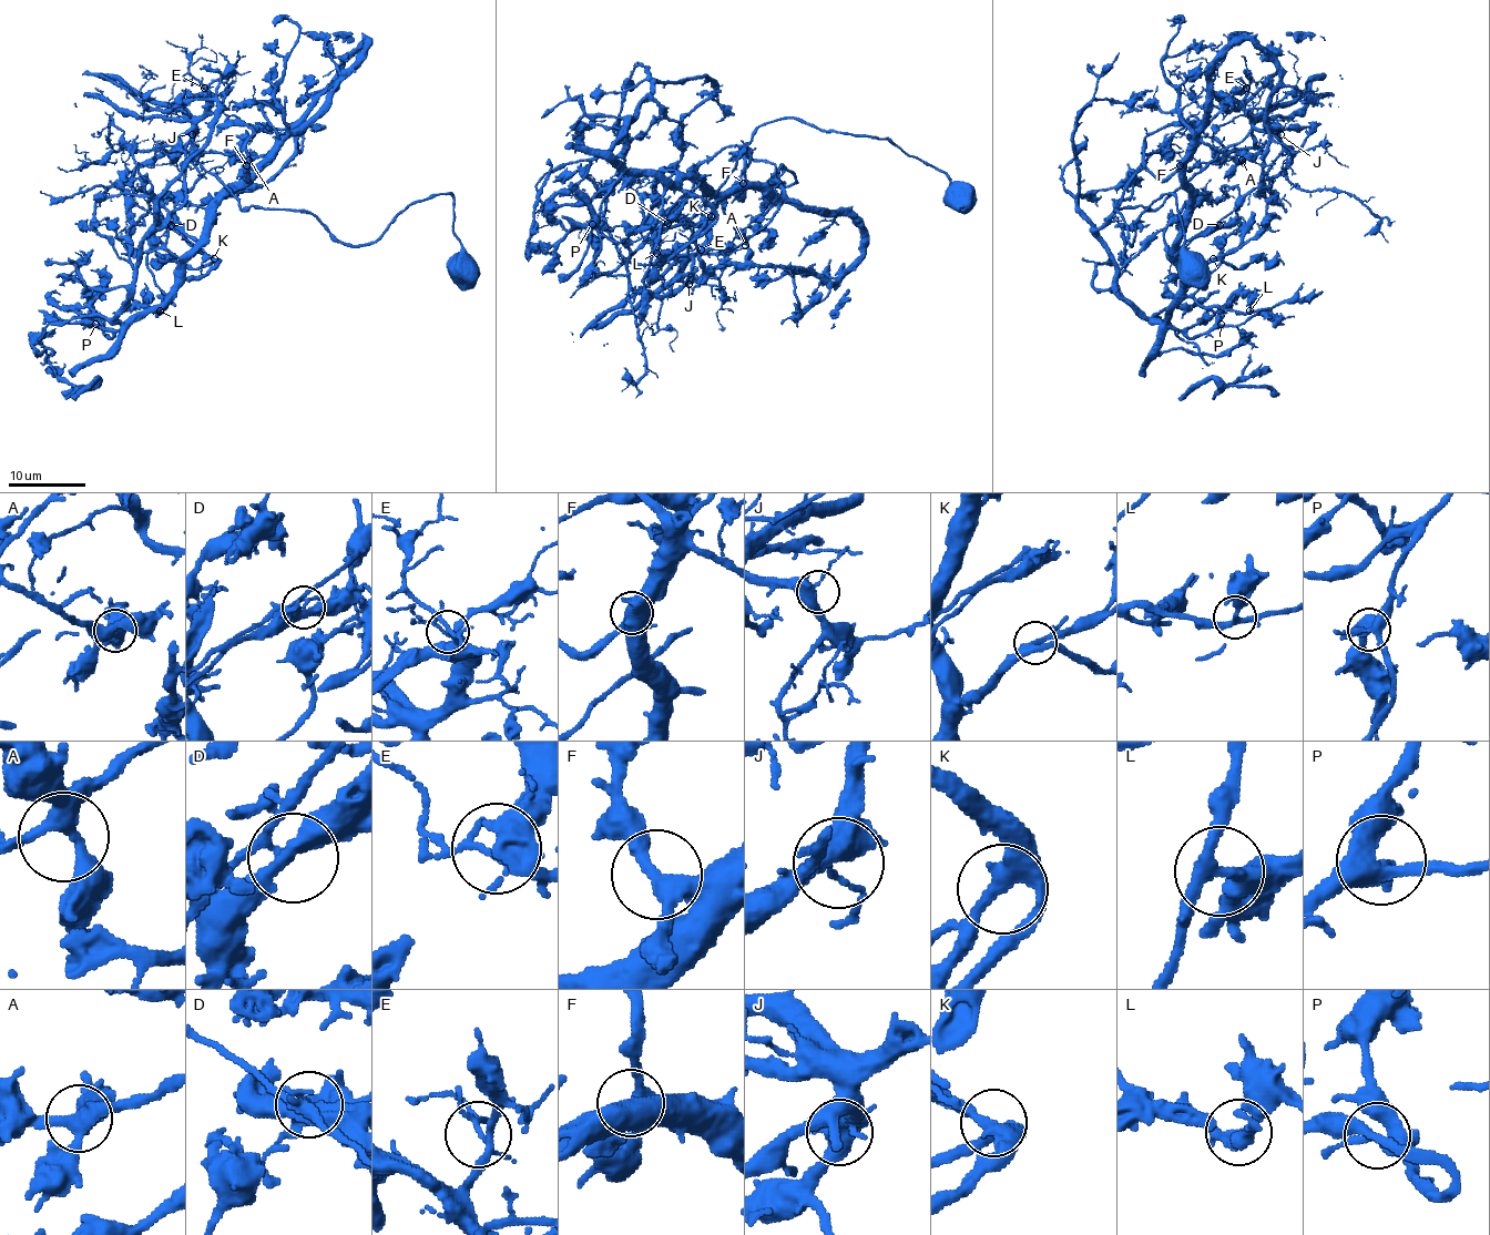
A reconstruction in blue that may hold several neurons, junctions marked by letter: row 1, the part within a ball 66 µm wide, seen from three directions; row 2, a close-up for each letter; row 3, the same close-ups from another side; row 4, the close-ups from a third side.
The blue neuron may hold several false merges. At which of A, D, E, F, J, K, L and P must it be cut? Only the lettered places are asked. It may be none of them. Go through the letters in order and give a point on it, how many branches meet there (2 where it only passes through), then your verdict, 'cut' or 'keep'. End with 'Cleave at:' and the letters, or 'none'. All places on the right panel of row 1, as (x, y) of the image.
A: place (1242, 160); branches 4; keep
D: place (1220, 225); branches 4; cut
E: place (1246, 88); branches 5; keep
F: place (1180, 165); branches 3; keep
J: place (1281, 134); branches 4; keep
K: place (1213, 258); branches 3; keep
L: place (1249, 310); branches 3; keep
P: place (1221, 324); branches 4; keep
Cleave at: D

